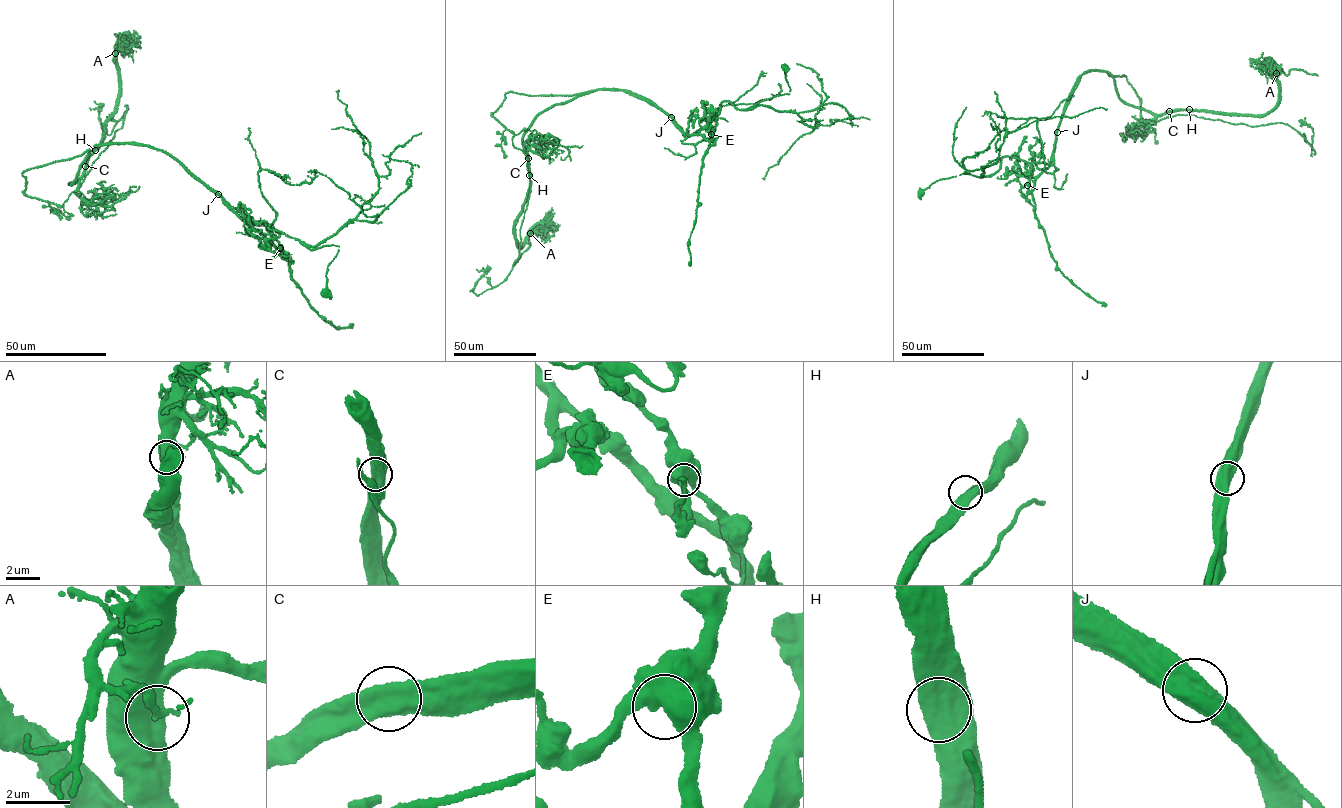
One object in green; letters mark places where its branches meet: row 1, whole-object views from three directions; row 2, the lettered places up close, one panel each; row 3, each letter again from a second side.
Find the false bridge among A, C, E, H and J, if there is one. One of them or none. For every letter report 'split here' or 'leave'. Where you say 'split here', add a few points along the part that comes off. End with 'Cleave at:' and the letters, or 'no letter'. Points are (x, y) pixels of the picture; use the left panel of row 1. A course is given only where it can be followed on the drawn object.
A: leave
C: leave
E: leave
H: leave
J: split here; foreign part runs (218, 193), (127, 142), (27, 169), (24, 193), (63, 206), (79, 187), (128, 107), (109, 135), (89, 108)
Cleave at: J

